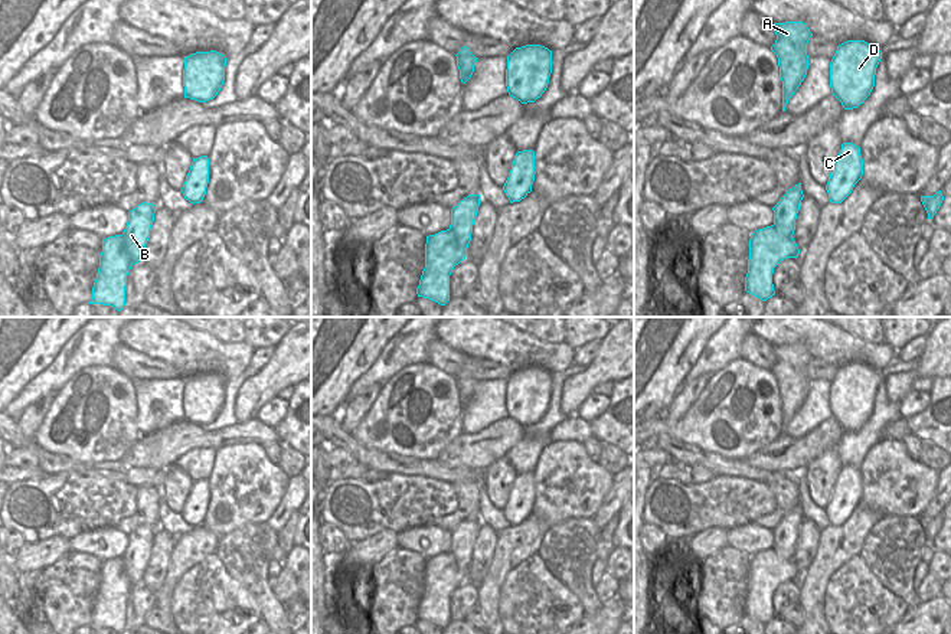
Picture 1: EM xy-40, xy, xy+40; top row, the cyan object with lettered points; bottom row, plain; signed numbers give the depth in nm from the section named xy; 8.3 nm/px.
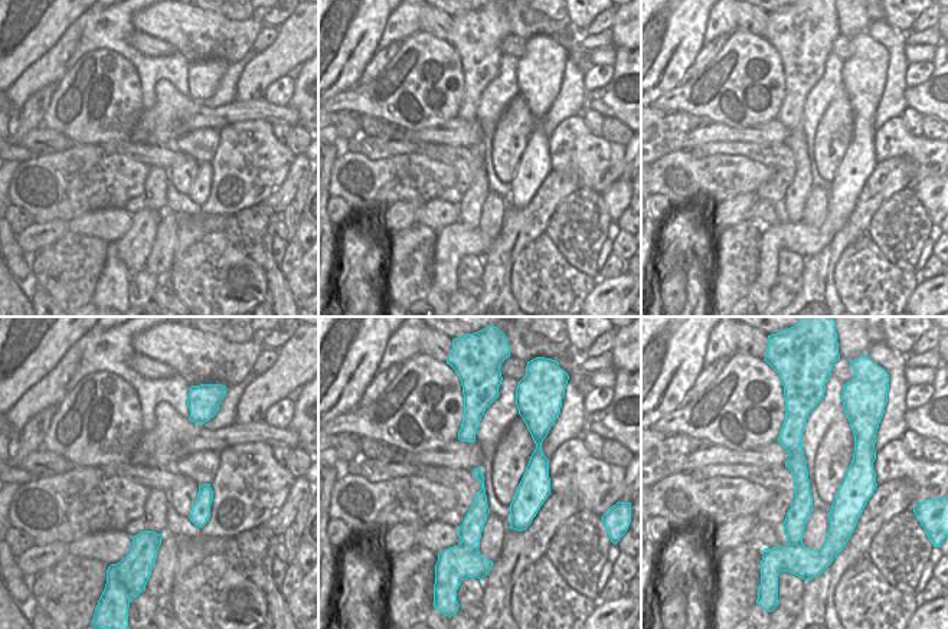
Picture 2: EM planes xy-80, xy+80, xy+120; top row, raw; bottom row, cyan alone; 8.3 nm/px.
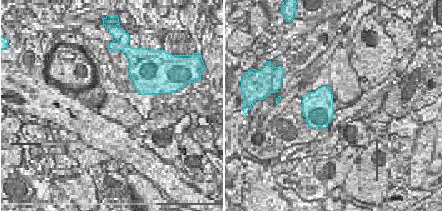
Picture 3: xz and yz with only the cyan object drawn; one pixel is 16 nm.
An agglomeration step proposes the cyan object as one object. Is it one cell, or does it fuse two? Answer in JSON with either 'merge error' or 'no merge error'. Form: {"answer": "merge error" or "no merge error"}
{"answer": "merge error"}

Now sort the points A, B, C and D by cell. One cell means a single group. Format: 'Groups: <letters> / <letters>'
Groups: A B / C D

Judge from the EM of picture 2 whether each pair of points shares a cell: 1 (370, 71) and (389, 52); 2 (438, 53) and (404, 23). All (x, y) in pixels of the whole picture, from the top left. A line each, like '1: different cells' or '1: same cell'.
1: same cell
2: different cells

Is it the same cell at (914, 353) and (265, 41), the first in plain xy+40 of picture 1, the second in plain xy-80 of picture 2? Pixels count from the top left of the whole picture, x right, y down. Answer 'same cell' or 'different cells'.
same cell

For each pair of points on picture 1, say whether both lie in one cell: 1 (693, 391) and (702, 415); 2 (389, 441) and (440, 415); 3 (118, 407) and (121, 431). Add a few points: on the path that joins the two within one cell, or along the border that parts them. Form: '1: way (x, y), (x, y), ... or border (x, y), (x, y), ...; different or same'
1: border (712, 375), (692, 407), (673, 424); different
2: way (408, 448), (424, 450), (438, 440), (438, 434); same
3: way (118, 412), (118, 425); same

